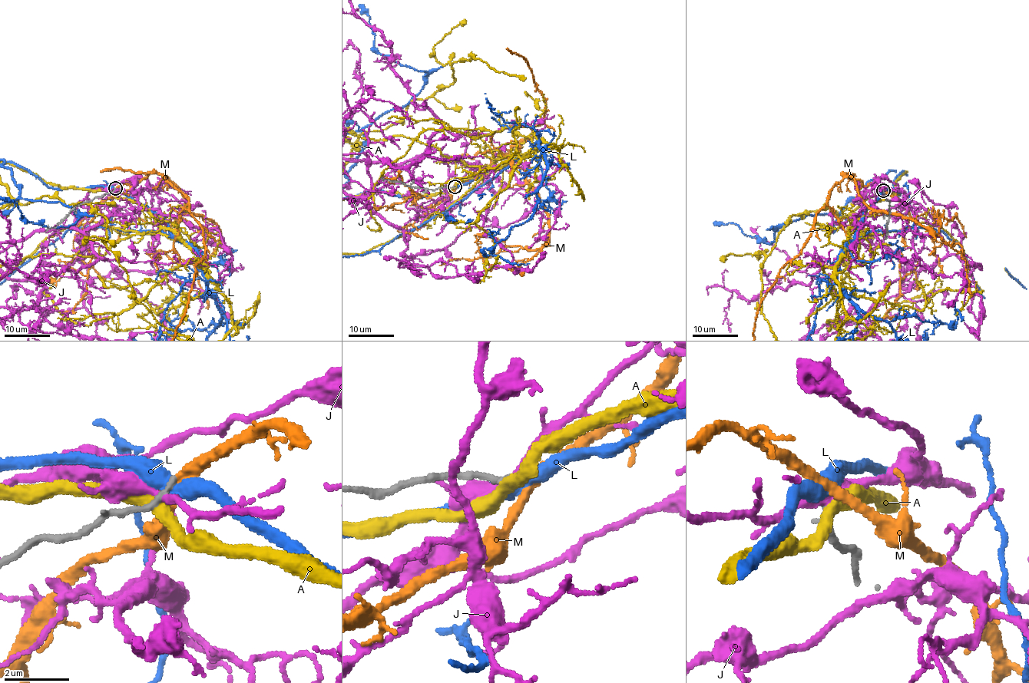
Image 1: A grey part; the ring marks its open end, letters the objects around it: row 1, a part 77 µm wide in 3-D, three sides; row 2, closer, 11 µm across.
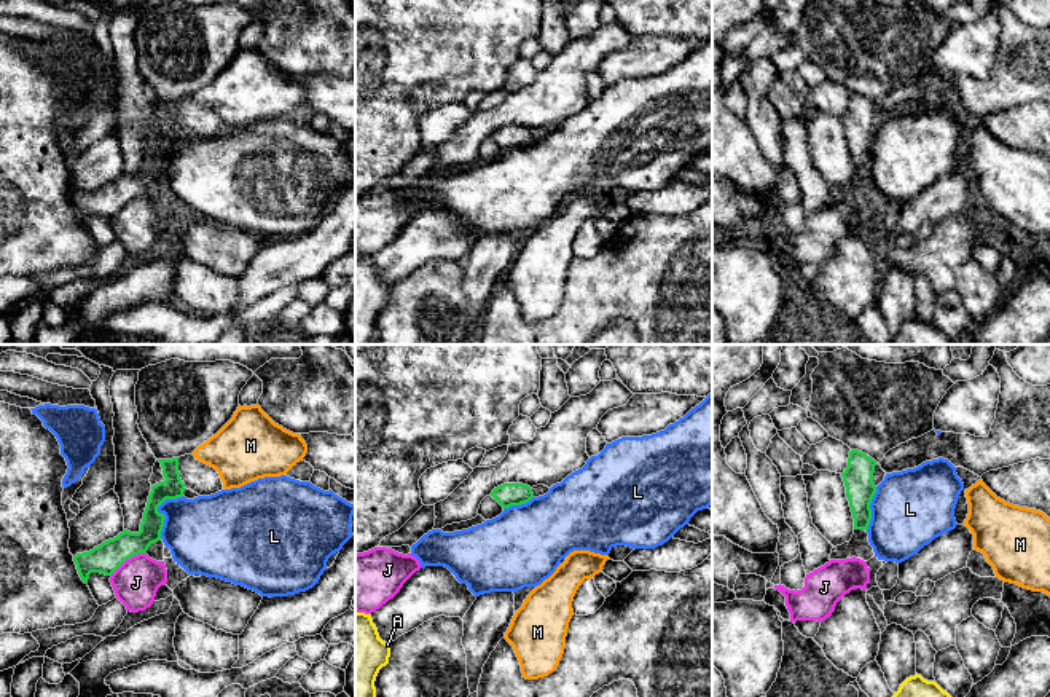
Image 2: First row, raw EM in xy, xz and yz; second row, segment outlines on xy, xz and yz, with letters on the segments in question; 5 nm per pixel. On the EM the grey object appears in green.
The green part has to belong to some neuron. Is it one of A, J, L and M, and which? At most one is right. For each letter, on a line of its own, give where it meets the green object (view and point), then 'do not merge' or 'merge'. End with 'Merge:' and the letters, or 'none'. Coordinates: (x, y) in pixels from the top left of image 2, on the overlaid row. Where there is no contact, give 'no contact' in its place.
A: no contact; do not merge
J: meets green in xy at (128, 559); do not merge
L: meets green in xy at (156, 511); do not merge
M: no contact; merge
Merge: M

